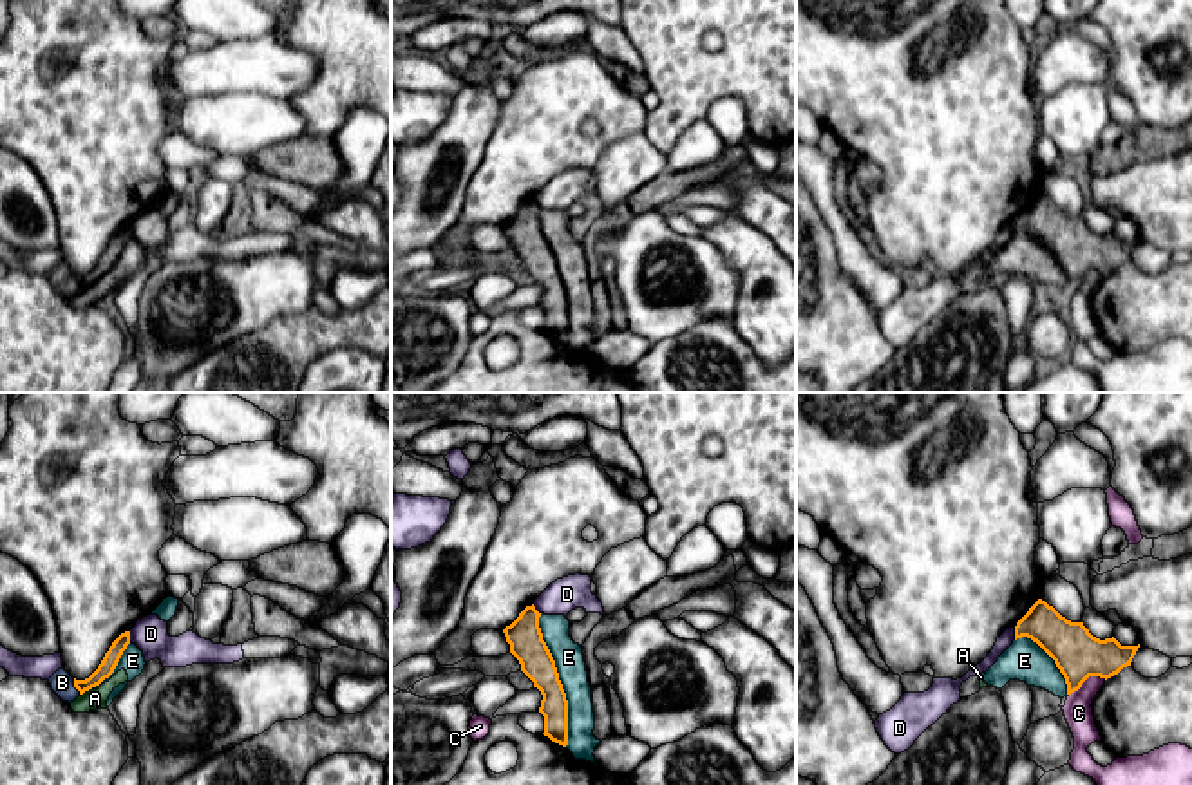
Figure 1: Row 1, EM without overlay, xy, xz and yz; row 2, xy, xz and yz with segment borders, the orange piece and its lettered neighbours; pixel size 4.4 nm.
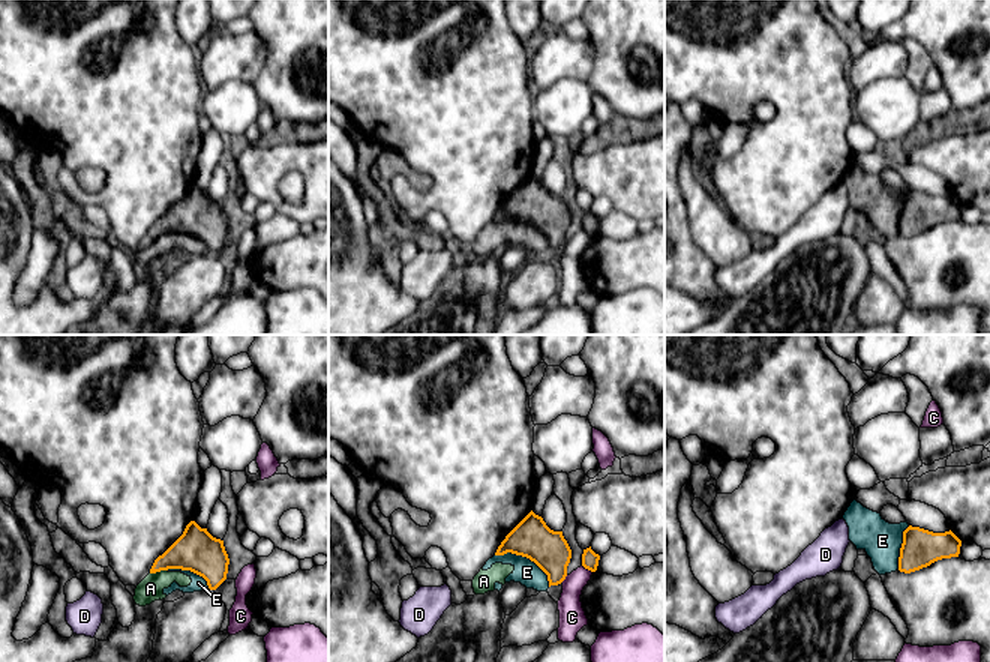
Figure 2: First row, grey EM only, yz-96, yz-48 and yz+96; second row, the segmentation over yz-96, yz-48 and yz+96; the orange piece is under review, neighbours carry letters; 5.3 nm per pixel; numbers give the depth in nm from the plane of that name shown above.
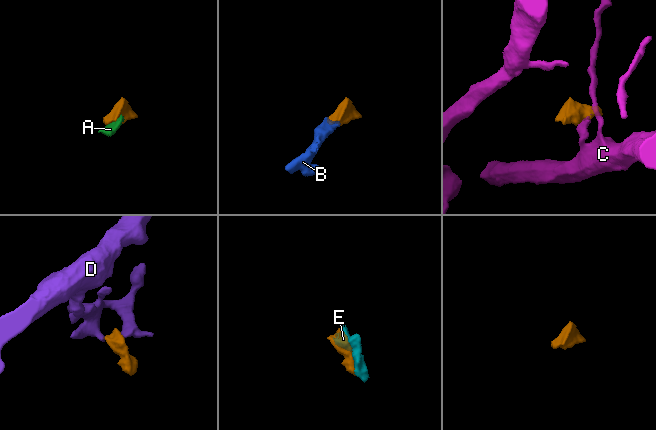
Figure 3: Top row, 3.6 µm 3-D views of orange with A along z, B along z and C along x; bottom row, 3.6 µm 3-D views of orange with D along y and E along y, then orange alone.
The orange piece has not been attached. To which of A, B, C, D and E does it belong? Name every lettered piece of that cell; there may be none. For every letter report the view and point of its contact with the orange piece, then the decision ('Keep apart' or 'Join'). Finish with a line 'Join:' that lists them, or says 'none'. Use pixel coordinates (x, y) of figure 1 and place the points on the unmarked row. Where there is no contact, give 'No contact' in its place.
A: Touches orange at xy (85, 284). Keep apart
B: Touches orange at xy (76, 283). Join
C: Touches orange at yz (1087, 272). Keep apart
D: Touches orange at yz (1015, 228). Keep apart
E: Touches orange at xz (559, 275). Keep apart
Join: B

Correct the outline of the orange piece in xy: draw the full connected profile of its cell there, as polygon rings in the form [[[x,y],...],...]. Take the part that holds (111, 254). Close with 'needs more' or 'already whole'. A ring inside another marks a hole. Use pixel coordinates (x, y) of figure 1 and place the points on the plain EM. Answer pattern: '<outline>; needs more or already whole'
[[[130,226],[121,228],[112,241],[109,242],[109,246],[105,248],[101,259],[98,260],[98,264],[85,275],[76,275],[72,273],[63,262],[58,264],[51,273],[49,279],[52,282],[52,286],[63,295],[63,297],[74,297],[78,291],[81,291],[85,286],[99,280],[105,273],[109,273],[123,246],[127,244],[127,241],[130,239]]]; needs more

